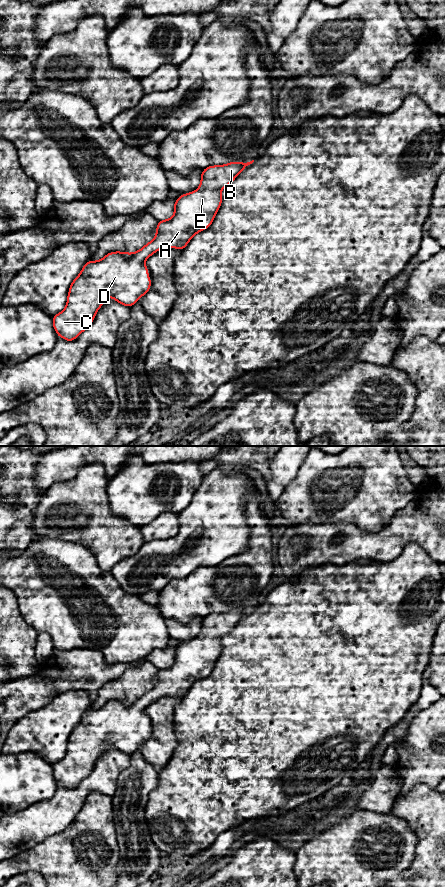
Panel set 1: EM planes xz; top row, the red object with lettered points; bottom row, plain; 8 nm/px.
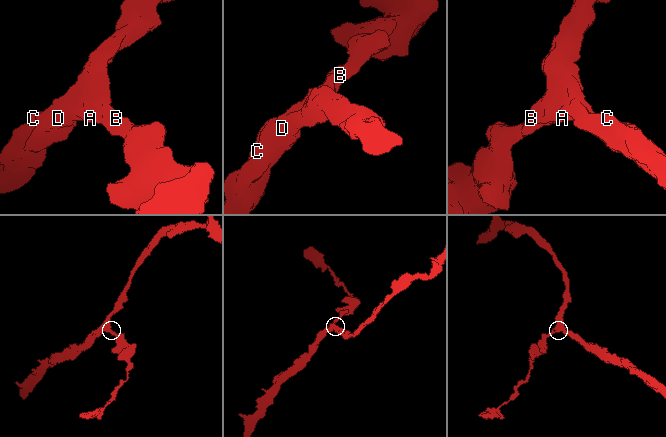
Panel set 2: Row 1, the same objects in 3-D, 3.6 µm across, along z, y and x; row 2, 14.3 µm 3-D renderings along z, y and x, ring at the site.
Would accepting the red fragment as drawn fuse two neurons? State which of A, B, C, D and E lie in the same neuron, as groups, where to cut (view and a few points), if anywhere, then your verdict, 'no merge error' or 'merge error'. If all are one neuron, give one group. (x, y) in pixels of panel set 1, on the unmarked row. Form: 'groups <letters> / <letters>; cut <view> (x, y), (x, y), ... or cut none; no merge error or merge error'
groups A B C D E; cut none; no merge error

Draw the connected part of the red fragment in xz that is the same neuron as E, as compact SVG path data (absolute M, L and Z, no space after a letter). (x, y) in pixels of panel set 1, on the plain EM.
M254 608L242 611L231 610L221 614L208 614L202 619L198 637L181 644L174 651L174 664L158 669L156 683L151 690L134 701L110 700L99 709L88 709L81 721L73 728L69 736L67 752L64 758L53 764L53 775L57 783L66 789L75 788L90 772L107 746L113 745L116 750L131 755L137 748L149 740L151 728L145 709L162 696L184 697L191 686L210 675L222 652L221 638L227 635L238 622Z

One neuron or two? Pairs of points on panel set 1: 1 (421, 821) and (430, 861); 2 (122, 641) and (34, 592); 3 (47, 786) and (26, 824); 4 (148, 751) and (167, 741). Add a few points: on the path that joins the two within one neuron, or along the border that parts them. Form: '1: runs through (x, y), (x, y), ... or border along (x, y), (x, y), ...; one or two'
1: runs through (430, 831), (430, 851); one
2: runs through (102, 618), (83, 599), (67, 598), (57, 592); one
3: border along (57, 786), (51, 797), (17, 810); two
4: runs through (153, 751), (162, 744); one

